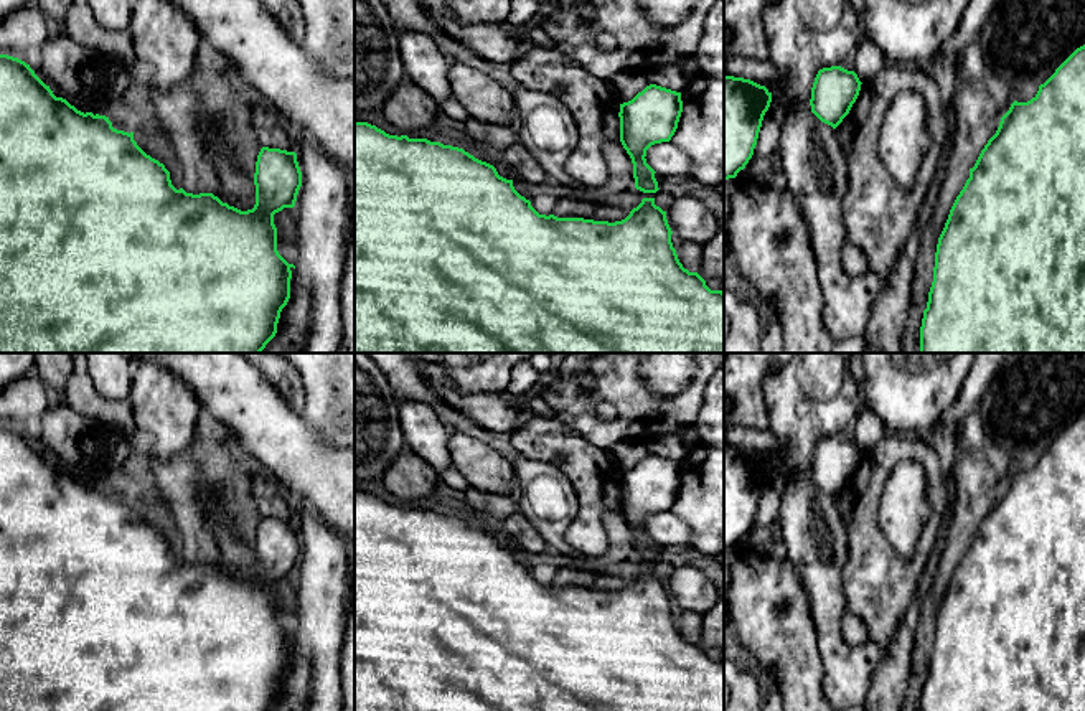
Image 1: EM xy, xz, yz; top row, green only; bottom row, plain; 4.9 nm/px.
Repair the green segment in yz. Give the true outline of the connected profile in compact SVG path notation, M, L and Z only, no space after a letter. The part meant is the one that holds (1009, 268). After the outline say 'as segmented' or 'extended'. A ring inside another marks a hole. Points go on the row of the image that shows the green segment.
M1085 45L1027 102L1014 101L970 168L938 238L933 282L920 327L920 353L1085 353Z; as segmented

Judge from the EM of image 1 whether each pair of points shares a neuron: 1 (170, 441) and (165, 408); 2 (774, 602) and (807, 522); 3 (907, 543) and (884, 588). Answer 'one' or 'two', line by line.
1: one
2: two
3: two

